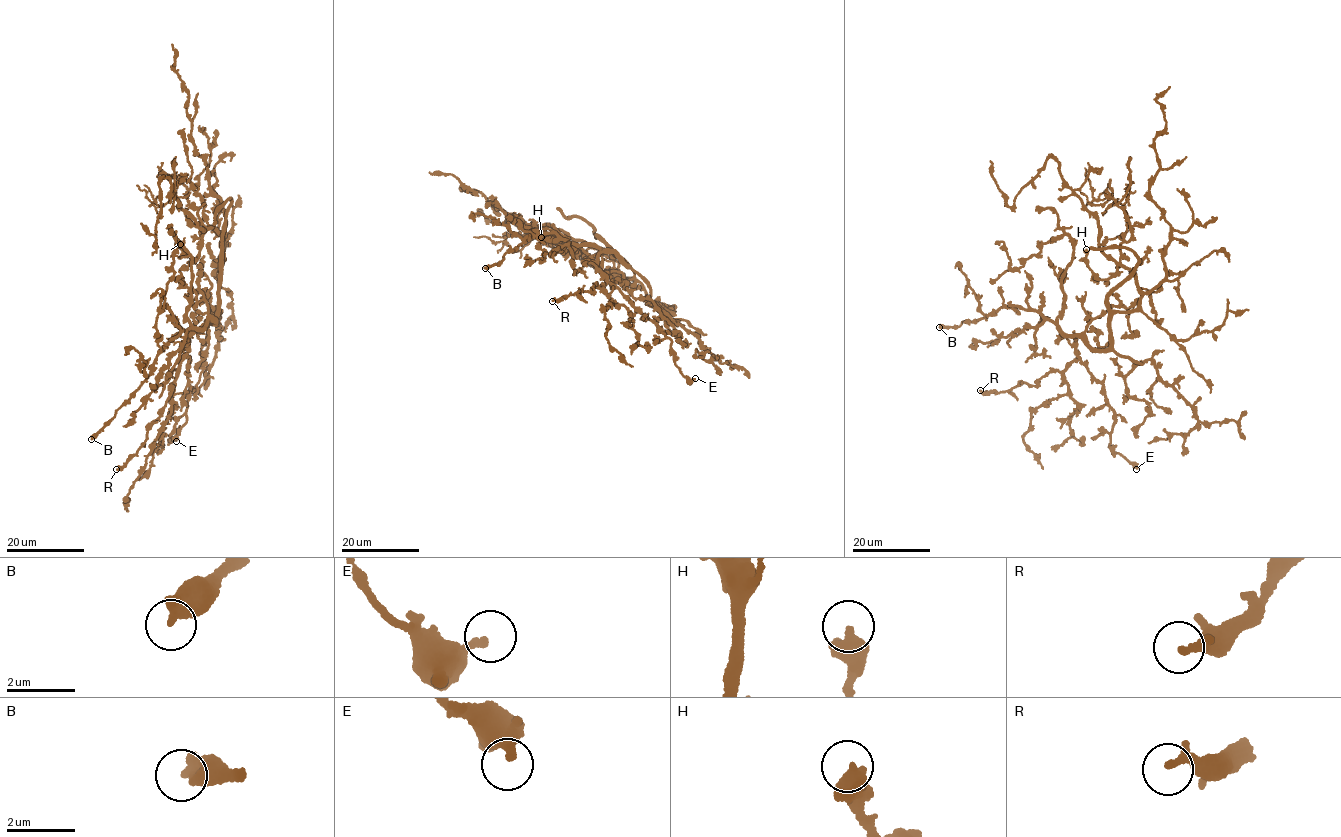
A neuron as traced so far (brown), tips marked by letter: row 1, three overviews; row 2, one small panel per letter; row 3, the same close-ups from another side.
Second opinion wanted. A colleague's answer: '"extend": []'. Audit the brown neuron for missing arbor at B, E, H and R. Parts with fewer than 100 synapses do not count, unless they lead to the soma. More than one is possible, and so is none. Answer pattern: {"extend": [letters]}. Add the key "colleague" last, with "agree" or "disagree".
{"extend": [], "colleague": "agree"}

